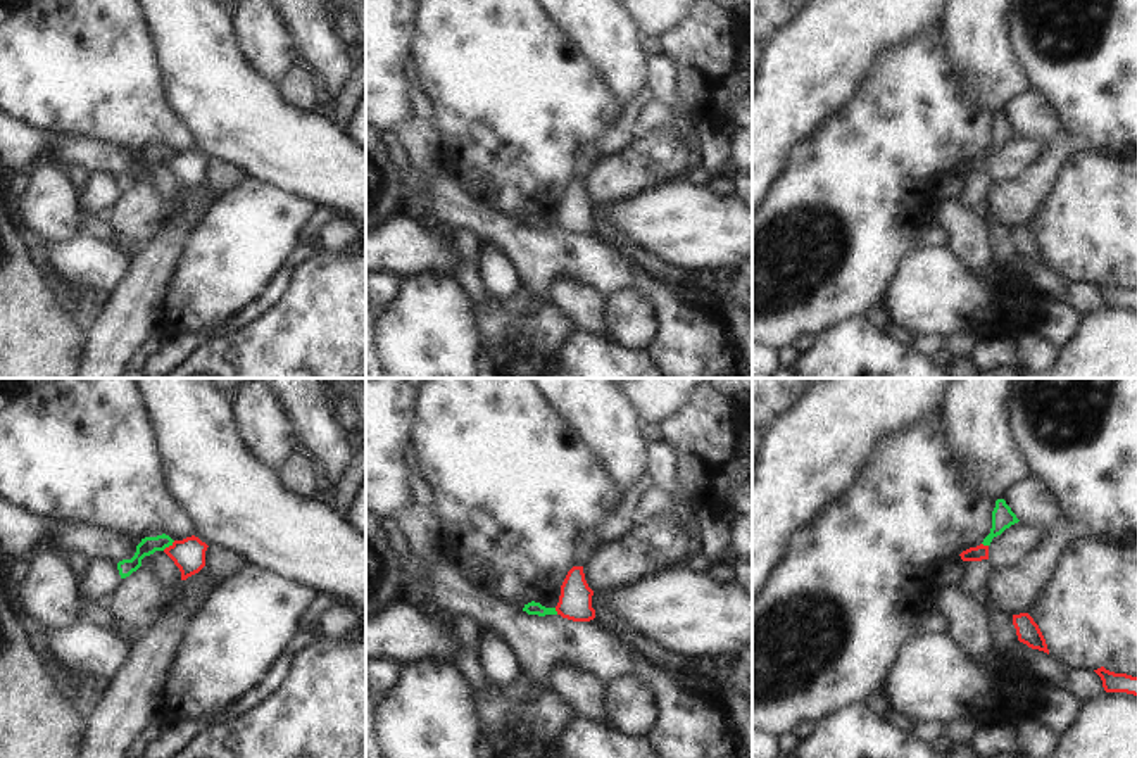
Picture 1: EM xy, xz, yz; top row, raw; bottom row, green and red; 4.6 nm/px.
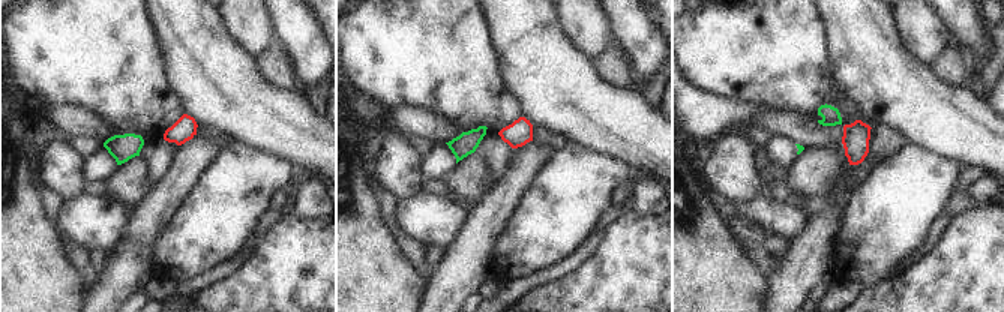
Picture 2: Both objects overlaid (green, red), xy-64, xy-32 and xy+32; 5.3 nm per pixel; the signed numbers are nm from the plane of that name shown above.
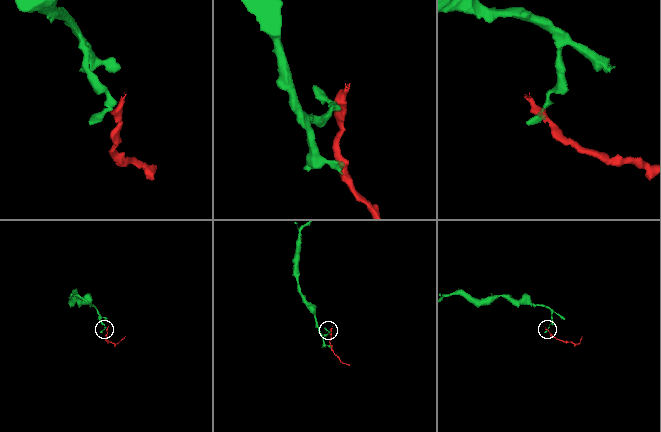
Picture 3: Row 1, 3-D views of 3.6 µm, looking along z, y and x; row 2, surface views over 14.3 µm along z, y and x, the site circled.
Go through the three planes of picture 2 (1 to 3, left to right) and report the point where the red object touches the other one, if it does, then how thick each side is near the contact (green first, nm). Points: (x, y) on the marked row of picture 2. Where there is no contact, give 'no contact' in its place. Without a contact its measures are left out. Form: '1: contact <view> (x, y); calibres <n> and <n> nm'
1: no contact
2: no contact
3: no contact

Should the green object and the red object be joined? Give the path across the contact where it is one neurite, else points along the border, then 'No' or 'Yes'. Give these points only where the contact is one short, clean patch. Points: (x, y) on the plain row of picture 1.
Boundary: xy (175, 154), (163, 163). No.

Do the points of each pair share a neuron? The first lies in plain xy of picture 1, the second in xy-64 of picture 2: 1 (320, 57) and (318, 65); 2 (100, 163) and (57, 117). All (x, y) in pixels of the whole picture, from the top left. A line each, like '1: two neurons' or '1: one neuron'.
1: one neuron
2: one neuron

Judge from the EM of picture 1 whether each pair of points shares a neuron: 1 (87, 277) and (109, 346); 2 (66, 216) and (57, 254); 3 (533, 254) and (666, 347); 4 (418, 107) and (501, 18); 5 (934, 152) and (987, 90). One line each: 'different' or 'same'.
1: different
2: different
3: same
4: different
5: different

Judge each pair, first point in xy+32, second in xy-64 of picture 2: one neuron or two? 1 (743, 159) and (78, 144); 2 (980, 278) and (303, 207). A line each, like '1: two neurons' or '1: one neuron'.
1: two neurons
2: two neurons

